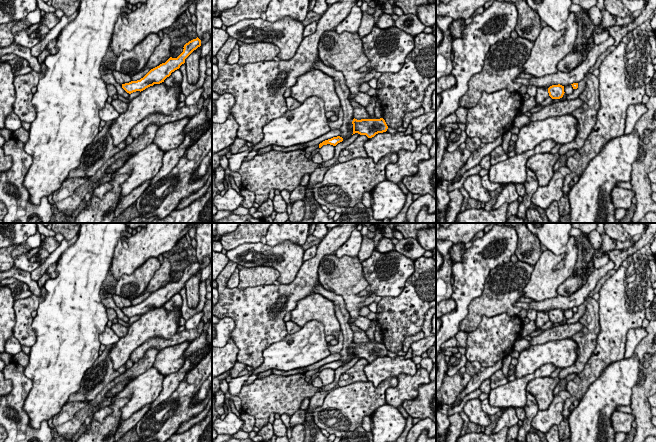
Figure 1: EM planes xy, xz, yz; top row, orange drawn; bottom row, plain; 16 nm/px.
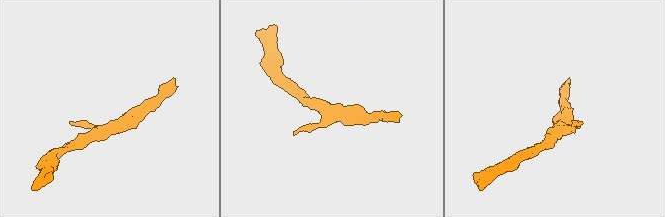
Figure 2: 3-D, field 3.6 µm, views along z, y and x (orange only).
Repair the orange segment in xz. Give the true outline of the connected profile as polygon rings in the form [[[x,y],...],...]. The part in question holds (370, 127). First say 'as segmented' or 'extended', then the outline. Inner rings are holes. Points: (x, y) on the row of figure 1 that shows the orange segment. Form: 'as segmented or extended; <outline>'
as segmented; [[[383,118],[380,119],[353,119],[353,134],[366,135],[368,138],[374,137],[378,133],[386,132],[388,126]]]

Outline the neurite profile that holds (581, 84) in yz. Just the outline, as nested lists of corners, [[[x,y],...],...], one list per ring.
[[[584,80],[579,81],[578,88],[574,89],[572,94],[567,95],[566,99],[567,100],[576,99],[584,91],[585,87],[586,87],[586,82]]]

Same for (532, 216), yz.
[[[529,208],[525,219],[512,215],[506,220],[506,223],[543,223],[543,219],[537,209]]]

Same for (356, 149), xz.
[[[359,135],[350,145],[341,151],[338,161],[346,162],[354,158],[367,158],[364,144],[369,140],[366,135]]]

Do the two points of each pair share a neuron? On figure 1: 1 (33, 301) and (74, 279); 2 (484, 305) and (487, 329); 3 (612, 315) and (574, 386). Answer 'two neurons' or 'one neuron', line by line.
1: two neurons
2: two neurons
3: one neuron

